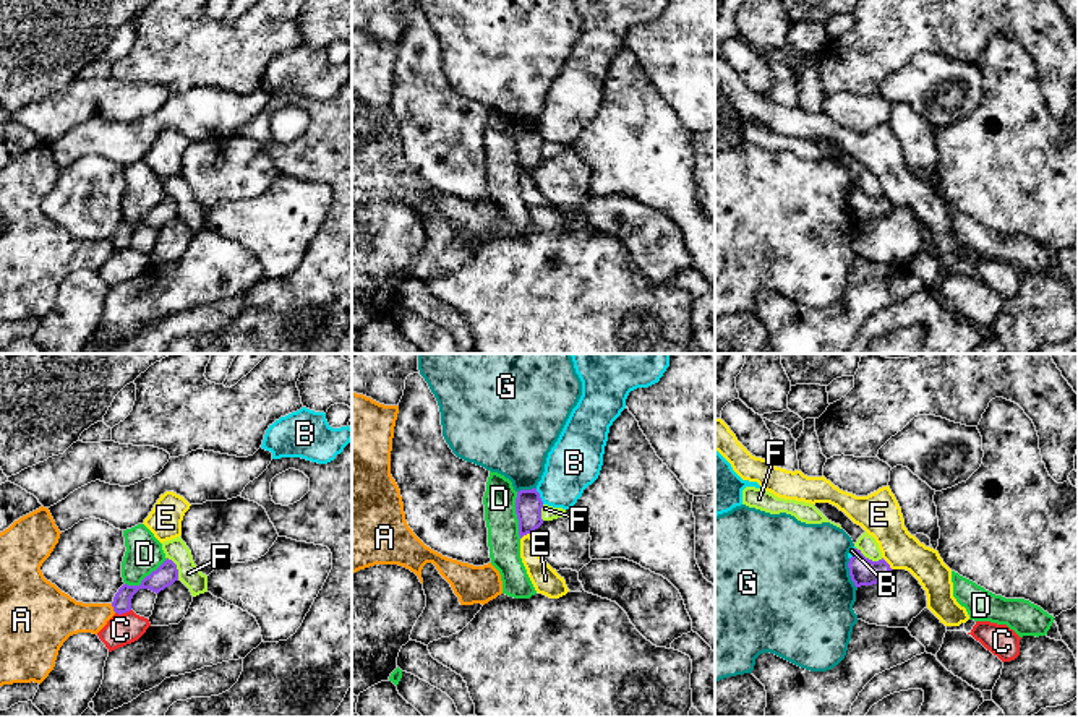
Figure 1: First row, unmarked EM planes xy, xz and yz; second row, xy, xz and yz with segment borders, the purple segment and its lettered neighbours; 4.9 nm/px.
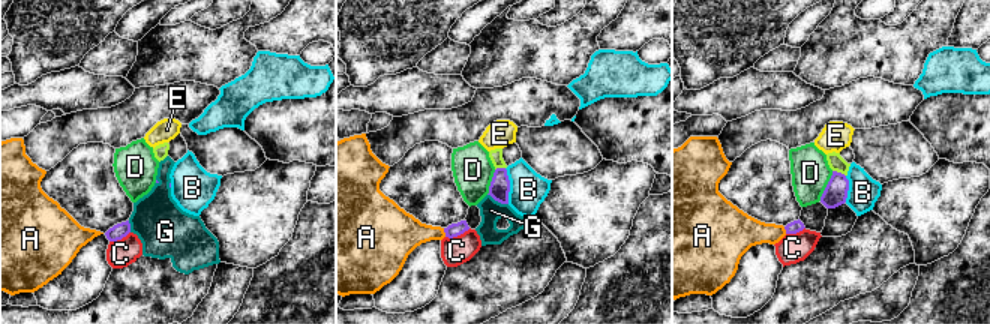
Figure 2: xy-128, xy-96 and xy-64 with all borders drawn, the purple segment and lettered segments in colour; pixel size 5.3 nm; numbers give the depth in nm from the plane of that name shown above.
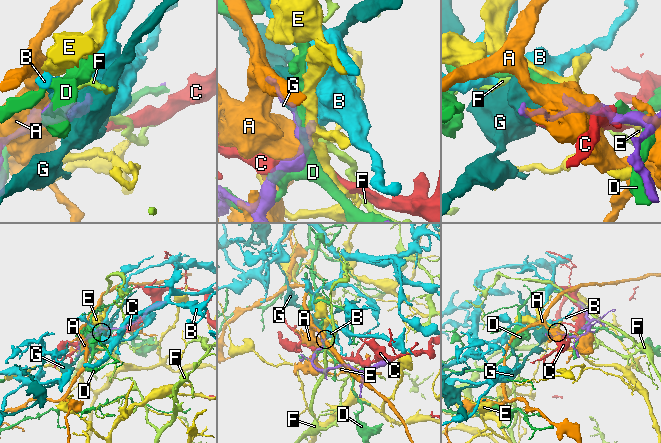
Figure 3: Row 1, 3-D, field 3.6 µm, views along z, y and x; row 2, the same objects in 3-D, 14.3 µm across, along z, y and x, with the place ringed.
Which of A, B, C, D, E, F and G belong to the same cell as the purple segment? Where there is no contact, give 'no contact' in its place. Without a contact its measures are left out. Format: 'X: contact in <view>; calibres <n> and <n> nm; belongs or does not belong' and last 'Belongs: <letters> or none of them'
A: contact in xy; calibres 100 and 190 nm; does not belong
B: contact in xz; calibres 130 and 260 nm; does not belong
C: contact in xy; calibres 100 and 160 nm; does not belong
D: contact in xz; calibres 130 and 160 nm; does not belong
E: contact in yz; calibres 140 and 220 nm; does not belong
F: contact in yz; calibres 140 and 90 nm; does not belong
G: contact in yz; calibres 140 and 500 nm; does not belong
Belongs: none of them

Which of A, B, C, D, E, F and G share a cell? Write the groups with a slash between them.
A / B / C / D / E / F / G

